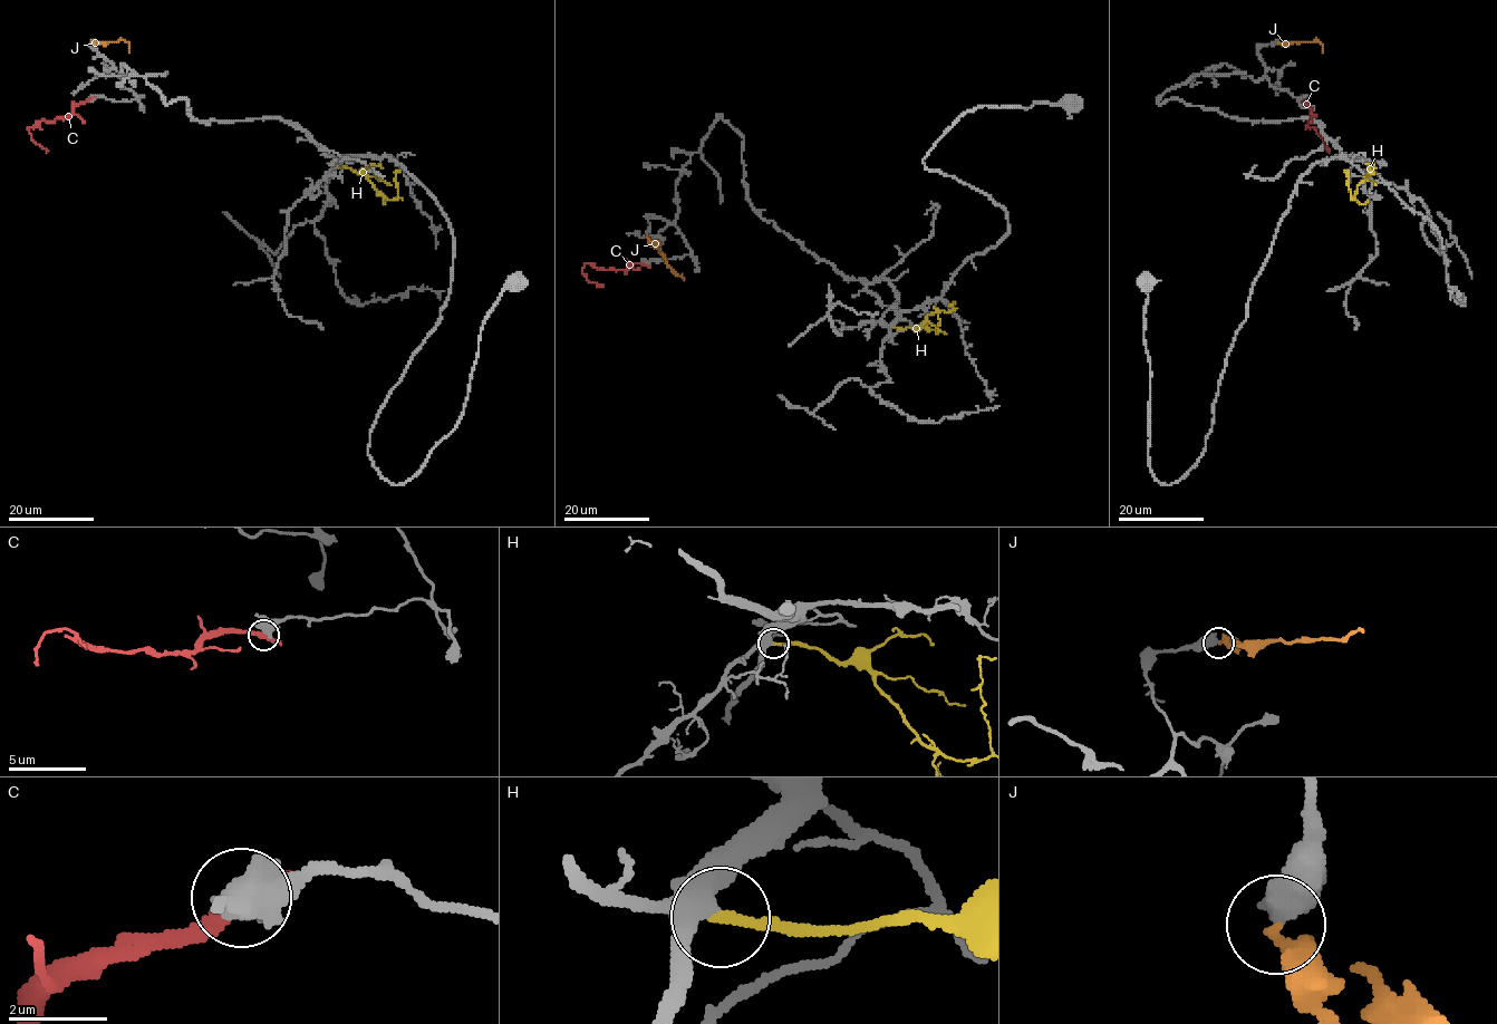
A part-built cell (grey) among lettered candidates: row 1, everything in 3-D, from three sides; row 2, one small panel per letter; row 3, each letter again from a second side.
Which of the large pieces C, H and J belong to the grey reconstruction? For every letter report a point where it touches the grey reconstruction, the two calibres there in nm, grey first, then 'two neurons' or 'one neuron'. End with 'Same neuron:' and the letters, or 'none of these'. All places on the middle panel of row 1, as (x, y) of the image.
C: contact (645, 264); calibres 380 and 300 nm; two neurons
H: contact (892, 327); calibres 340 and 220 nm; two neurons
J: contact (646, 235); calibres 600 and 420 nm; two neurons
Same neuron: none of these

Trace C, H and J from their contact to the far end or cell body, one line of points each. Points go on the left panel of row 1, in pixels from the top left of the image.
C: (90, 98), (77, 103), (66, 117), (41, 121), (35, 127), (27, 126), (34, 142), (48, 151)
H: (338, 167), (360, 171), (379, 194), (388, 199), (398, 195), (395, 171), (399, 170)
J: (92, 42), (124, 39), (129, 46), (128, 52)

